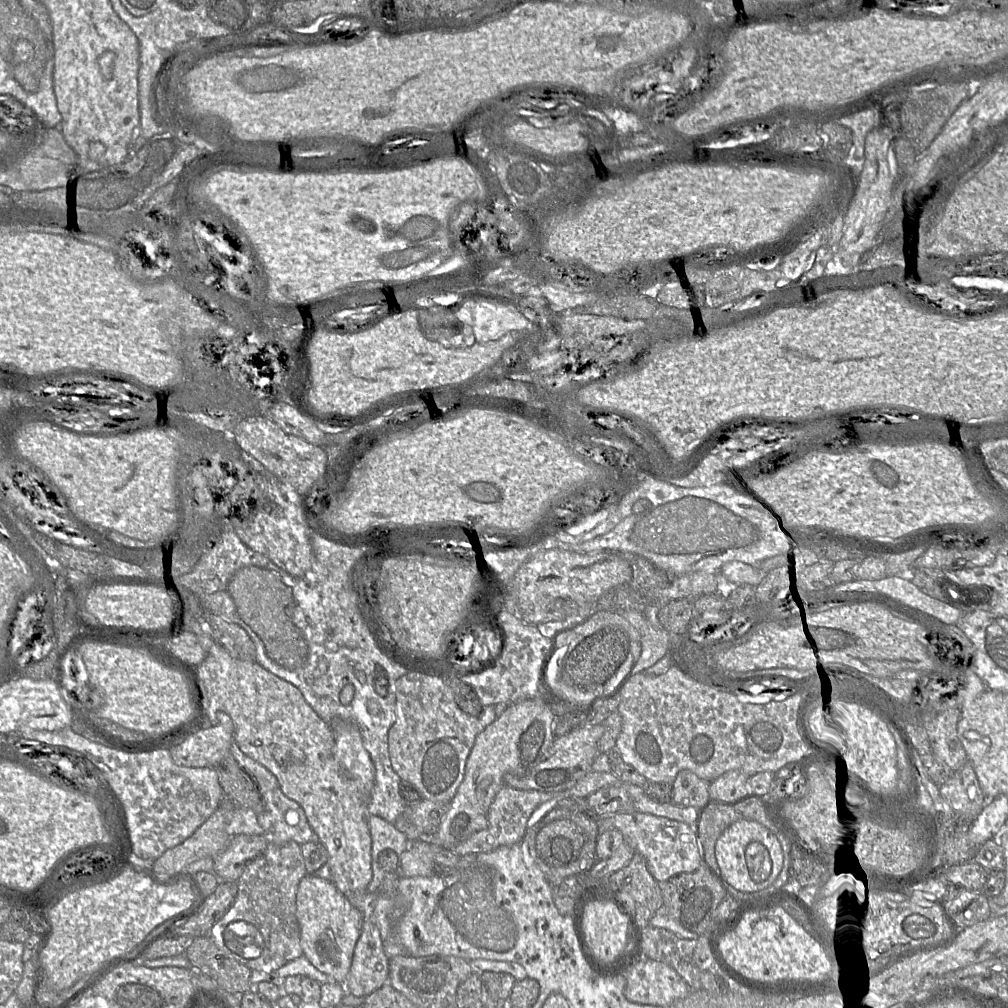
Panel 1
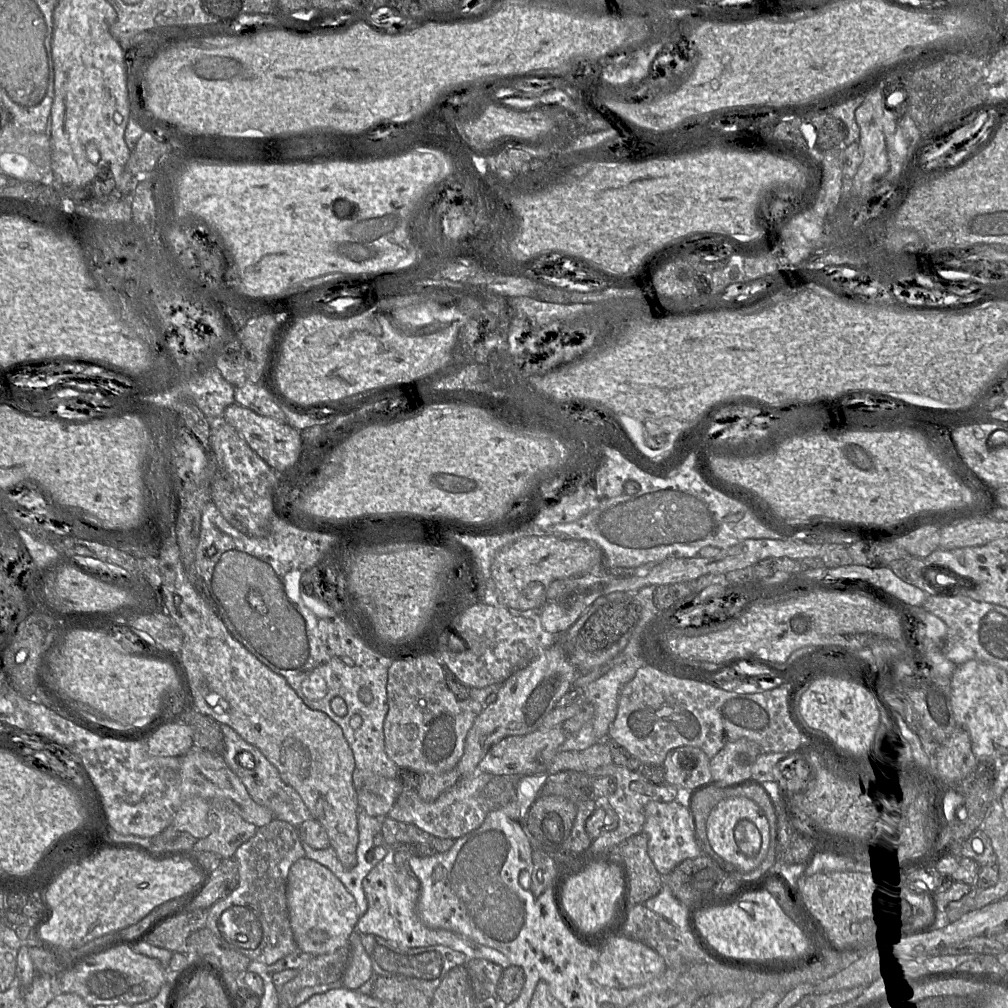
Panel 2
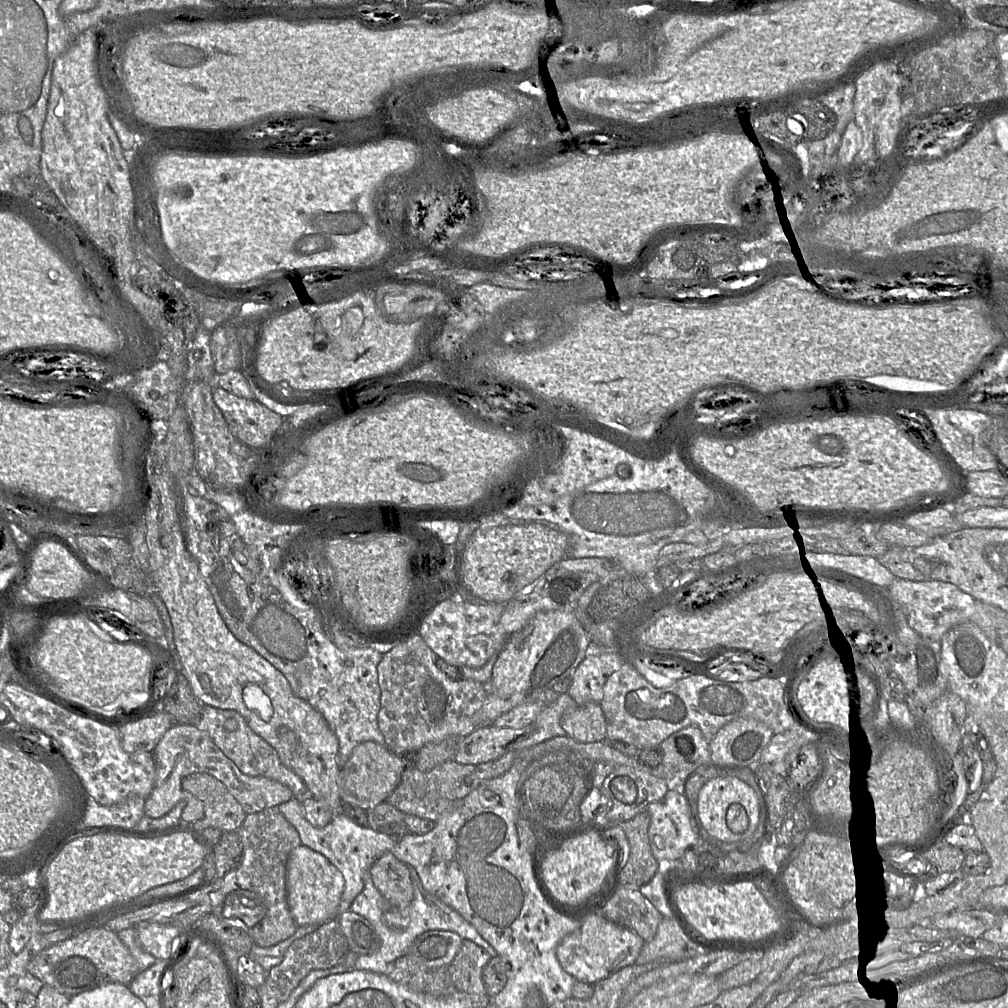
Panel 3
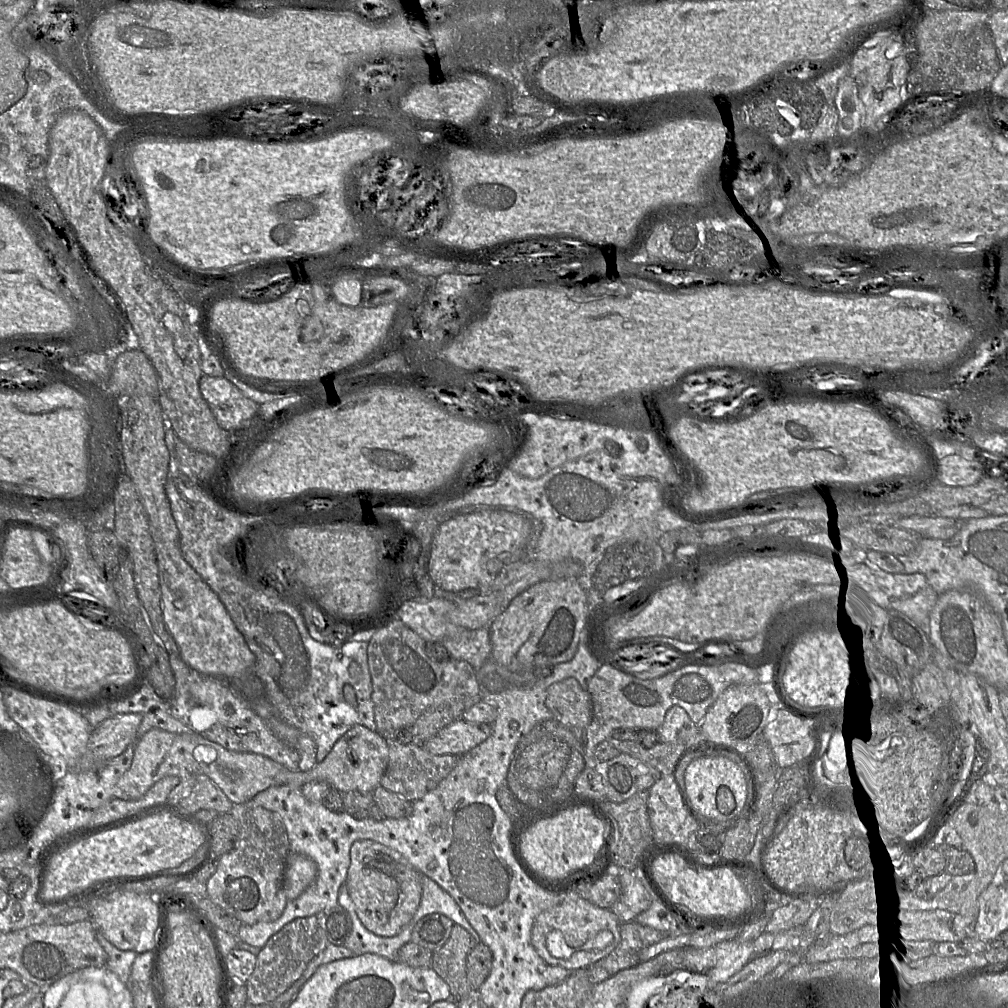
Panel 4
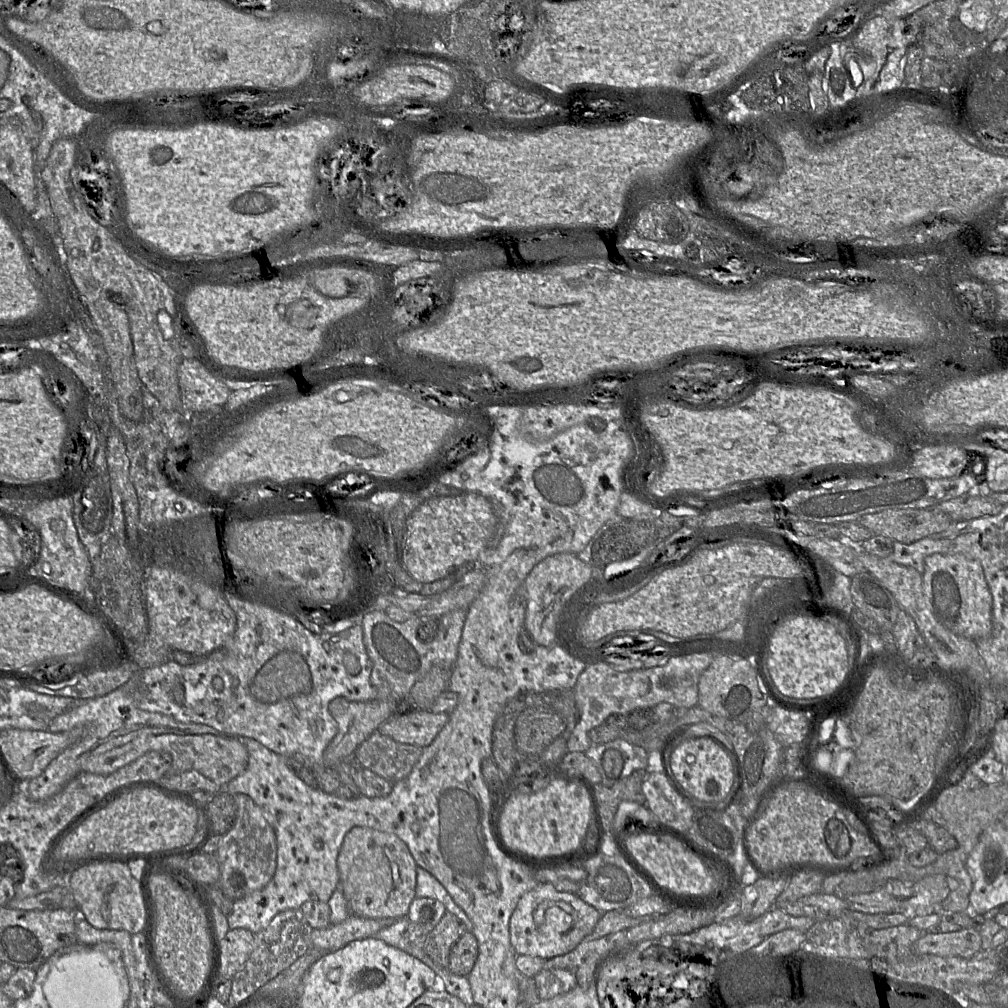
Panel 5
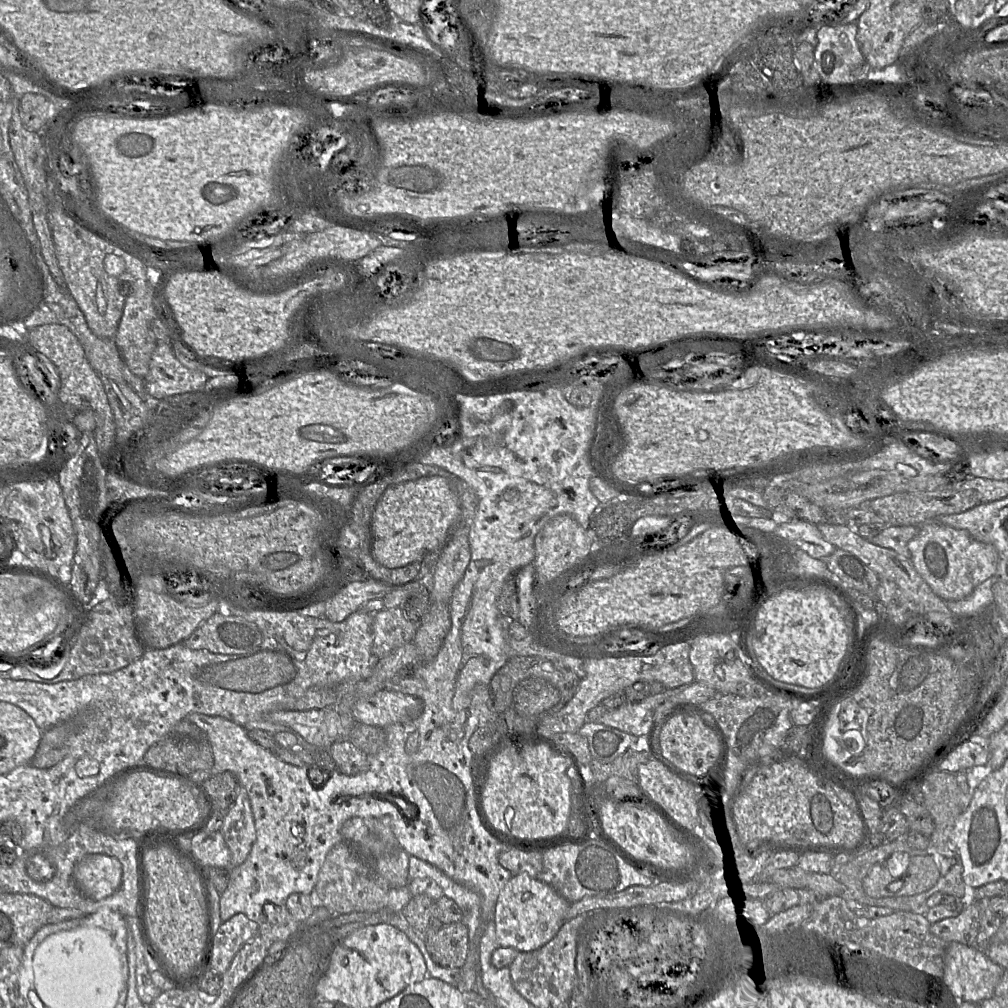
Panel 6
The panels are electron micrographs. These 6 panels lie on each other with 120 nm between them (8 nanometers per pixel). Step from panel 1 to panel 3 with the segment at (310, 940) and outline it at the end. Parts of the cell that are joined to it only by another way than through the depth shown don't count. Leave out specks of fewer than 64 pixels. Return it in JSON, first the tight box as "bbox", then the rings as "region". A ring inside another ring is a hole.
{"bbox":[286,845,345,927],"region":[[[303,845],[291,851],[286,864],[286,895],[290,913],[299,927],[318,927],[339,912],[345,882],[341,872],[321,854]]]}

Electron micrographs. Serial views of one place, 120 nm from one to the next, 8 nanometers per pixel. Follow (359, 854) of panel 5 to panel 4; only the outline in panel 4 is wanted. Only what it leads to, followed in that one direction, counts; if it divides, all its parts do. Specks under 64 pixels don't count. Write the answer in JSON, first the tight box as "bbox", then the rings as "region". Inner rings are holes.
{"bbox":[345,840,420,935],"region":[[[372,840],[355,841],[350,849],[350,860],[345,886],[359,920],[377,935],[397,935],[409,924],[419,906],[420,872],[399,852]]]}

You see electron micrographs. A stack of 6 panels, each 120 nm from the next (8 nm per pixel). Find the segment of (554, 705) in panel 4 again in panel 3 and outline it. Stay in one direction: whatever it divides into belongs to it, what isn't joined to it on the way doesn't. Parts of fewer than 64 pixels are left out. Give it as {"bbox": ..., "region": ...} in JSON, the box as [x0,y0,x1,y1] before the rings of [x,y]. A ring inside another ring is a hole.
{"bbox":[562,702,607,743],"region":[[[589,702],[562,718],[565,735],[583,743],[605,742],[607,725],[599,703]]]}

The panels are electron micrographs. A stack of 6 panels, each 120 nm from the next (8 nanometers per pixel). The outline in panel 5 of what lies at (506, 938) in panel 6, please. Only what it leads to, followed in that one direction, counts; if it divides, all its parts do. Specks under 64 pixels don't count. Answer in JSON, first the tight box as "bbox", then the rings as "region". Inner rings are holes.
{"bbox":[510,883,602,959],"region":[[[539,883],[519,900],[510,918],[510,941],[519,954],[550,959],[572,951],[589,935],[602,913],[578,895],[559,891],[547,883]]]}

